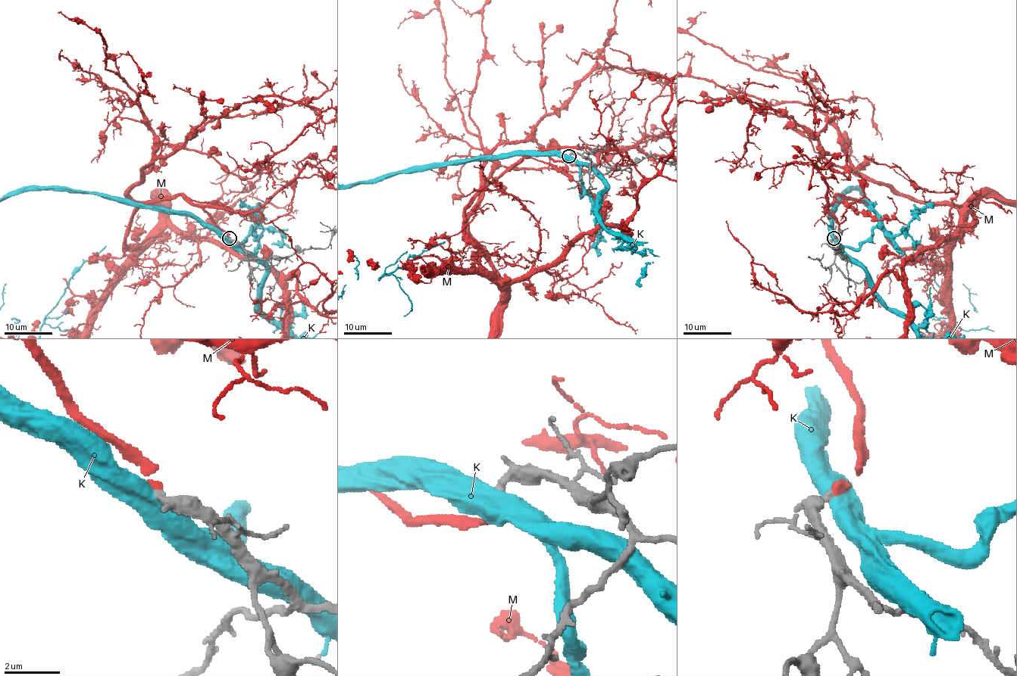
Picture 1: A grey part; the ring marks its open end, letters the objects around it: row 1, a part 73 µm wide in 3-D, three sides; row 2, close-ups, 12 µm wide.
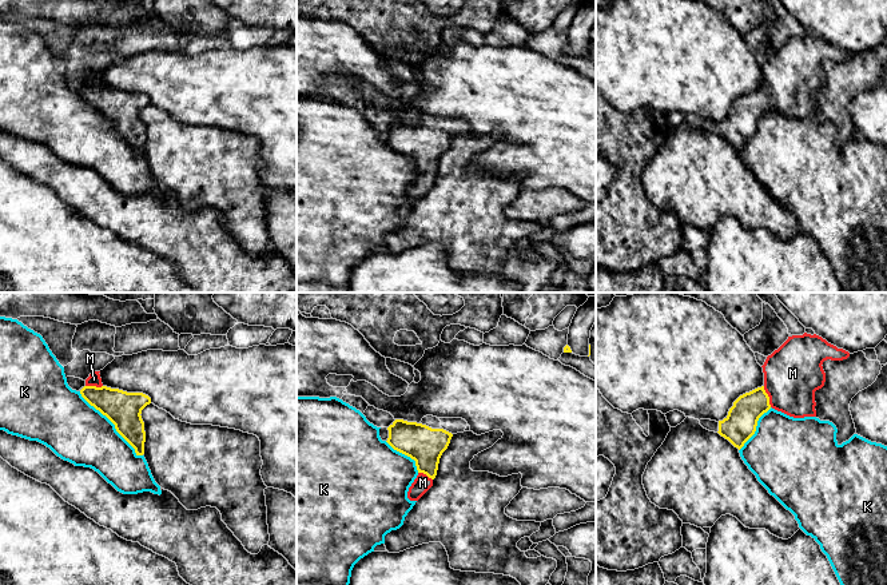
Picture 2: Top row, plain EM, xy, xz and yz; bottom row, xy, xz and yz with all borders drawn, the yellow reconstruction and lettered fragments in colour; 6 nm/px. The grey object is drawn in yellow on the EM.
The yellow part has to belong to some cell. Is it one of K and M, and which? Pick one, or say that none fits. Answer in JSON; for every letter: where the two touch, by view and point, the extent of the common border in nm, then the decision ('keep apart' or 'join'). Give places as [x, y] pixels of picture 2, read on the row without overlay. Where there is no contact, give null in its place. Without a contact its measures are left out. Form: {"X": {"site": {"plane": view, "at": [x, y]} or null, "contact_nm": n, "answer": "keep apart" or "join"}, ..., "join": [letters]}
{"K": {"site": {"plane": "xy", "at": [112, 123]}, "contact_nm": 550, "answer": "keep apart"}, "M": {"site": {"plane": "yz", "at": [768, 98]}, "contact_nm": 140, "answer": "join"}, "join": ["M"]}

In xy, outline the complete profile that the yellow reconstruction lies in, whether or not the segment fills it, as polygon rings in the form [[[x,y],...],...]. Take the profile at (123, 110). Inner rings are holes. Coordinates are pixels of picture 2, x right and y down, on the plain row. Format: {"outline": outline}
{"outline": [[[92,72],[80,91],[81,98],[114,126],[116,132],[135,150],[144,155],[146,132],[142,111],[151,104],[143,93],[127,93],[102,84],[100,72]]]}

